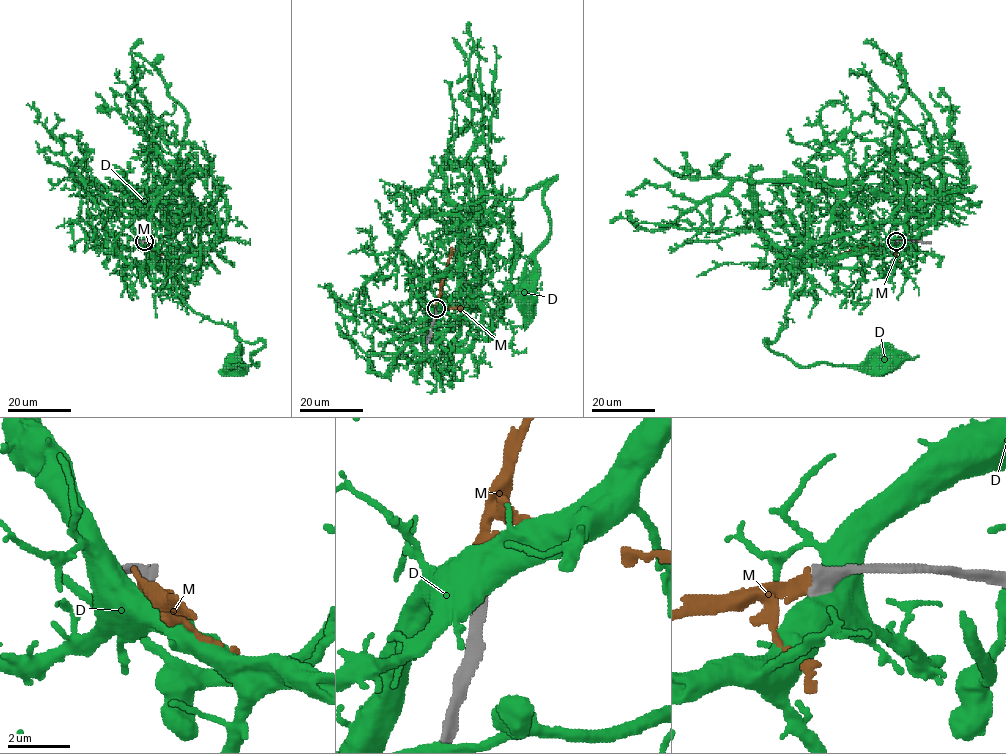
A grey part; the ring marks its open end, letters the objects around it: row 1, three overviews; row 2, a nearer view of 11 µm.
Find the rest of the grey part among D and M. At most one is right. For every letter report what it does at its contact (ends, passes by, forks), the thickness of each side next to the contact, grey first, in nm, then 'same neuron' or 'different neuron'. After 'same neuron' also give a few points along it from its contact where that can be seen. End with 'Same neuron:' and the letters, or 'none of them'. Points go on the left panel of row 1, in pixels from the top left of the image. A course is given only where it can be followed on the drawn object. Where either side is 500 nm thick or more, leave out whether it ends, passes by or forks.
D: 460/900 nm | different neuron
M: it ends | 440/400 nm | different neuron
Same neuron: none of them

